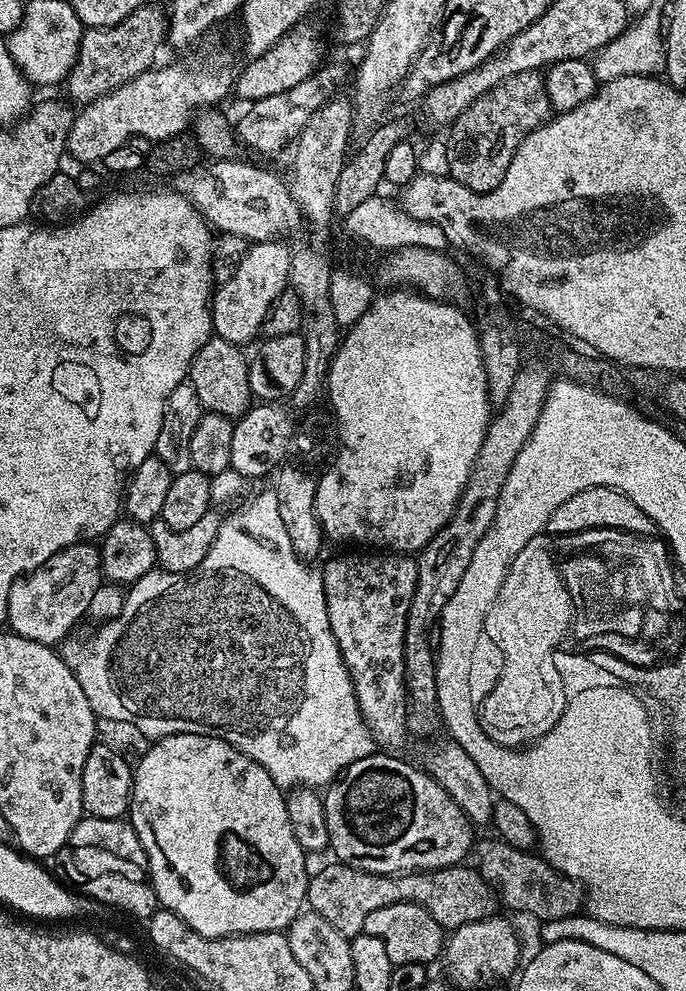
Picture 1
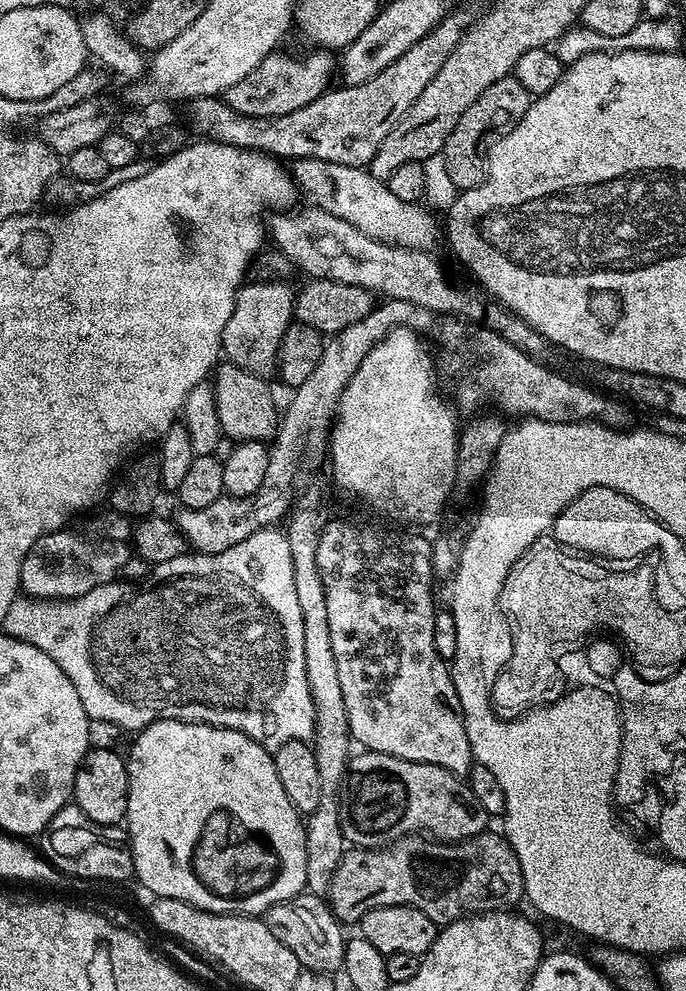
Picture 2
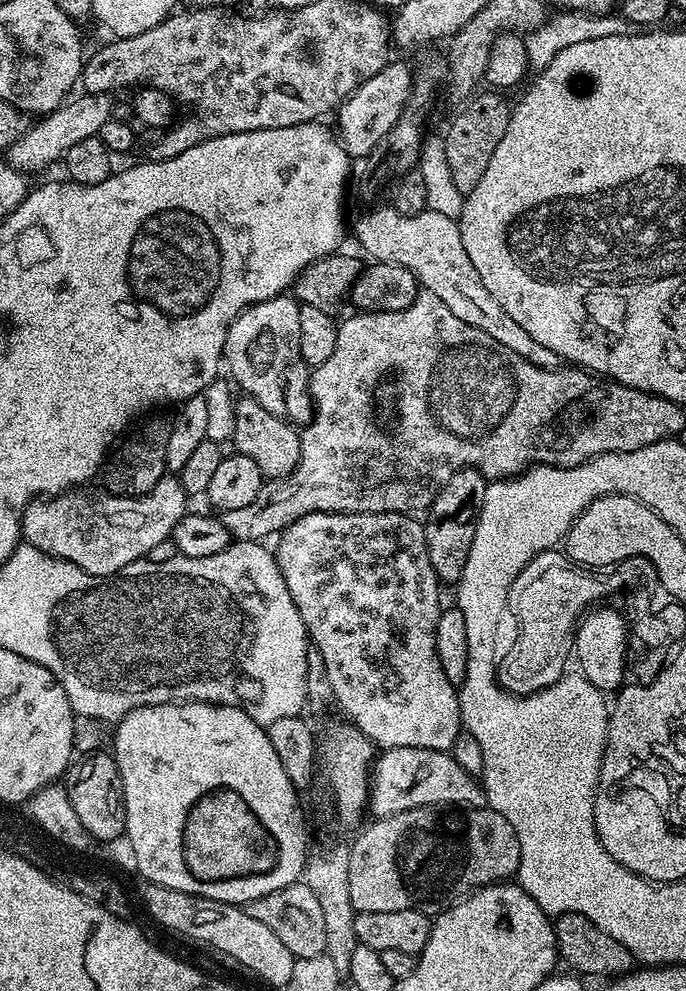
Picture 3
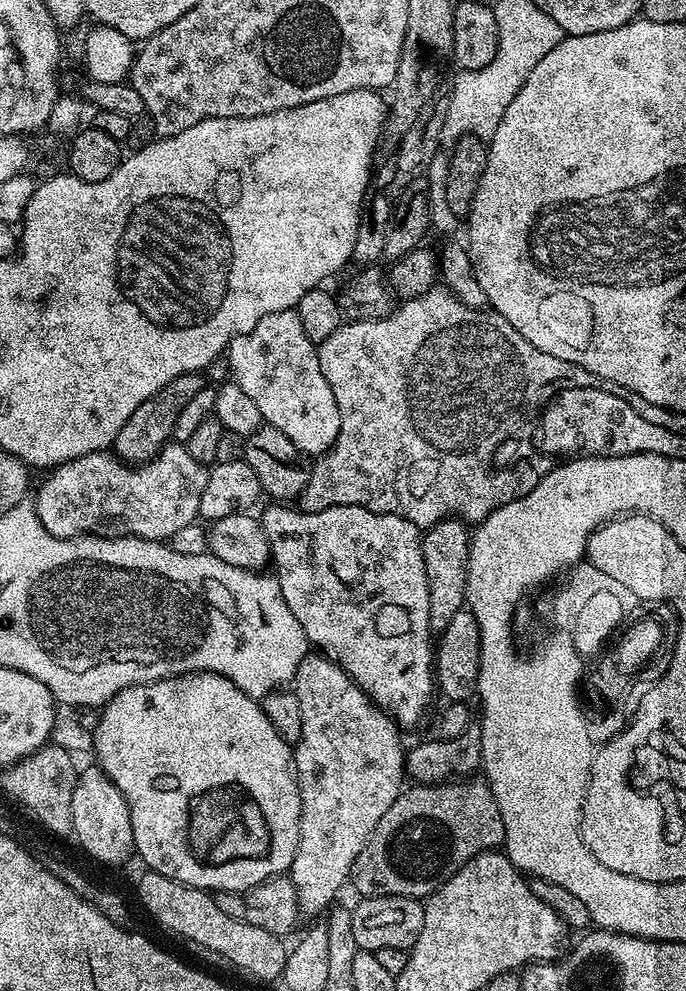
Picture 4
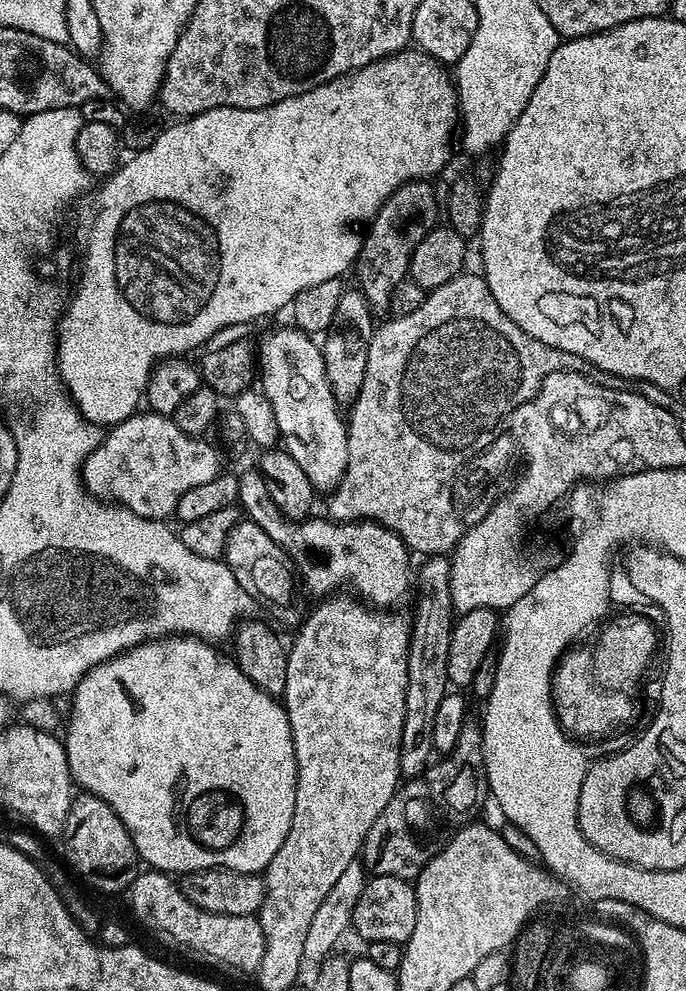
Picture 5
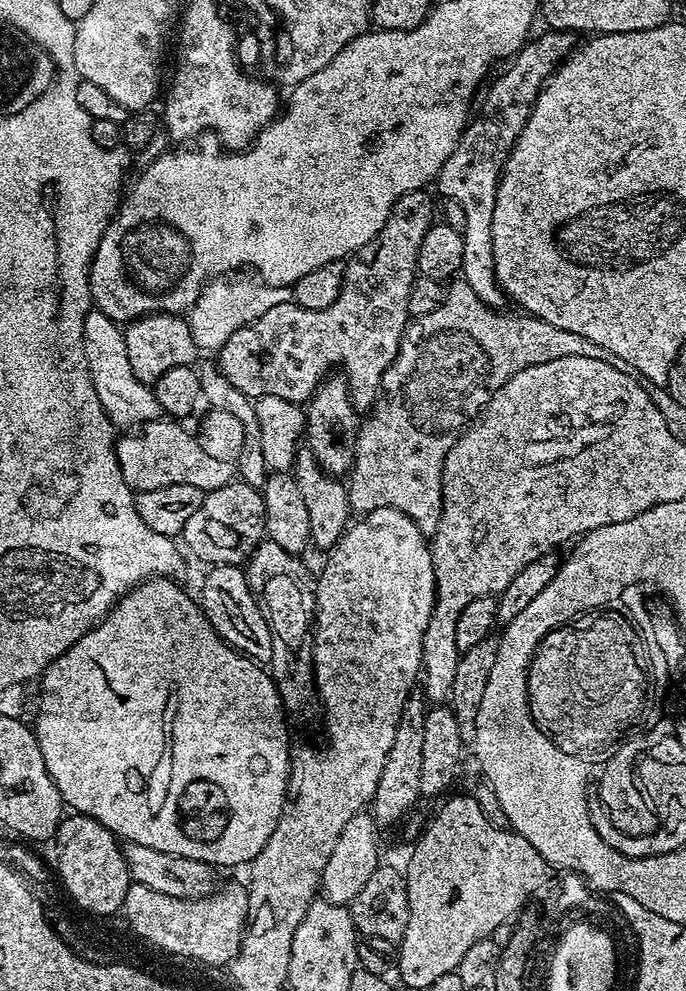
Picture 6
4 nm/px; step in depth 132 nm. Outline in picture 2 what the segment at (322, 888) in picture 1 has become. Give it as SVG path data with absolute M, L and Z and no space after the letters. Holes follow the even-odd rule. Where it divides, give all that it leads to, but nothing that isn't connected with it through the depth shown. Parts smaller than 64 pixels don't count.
M485 830L468 840L455 842L437 842L420 834L409 834L387 848L349 847L334 870L326 899L344 926L355 925L370 910L382 906L411 906L422 910L422 914L437 926L443 926L463 916L475 916L478 912L515 909L516 903L525 899L525 894L522 866L518 866L514 850L503 835L495 836L492 830Z

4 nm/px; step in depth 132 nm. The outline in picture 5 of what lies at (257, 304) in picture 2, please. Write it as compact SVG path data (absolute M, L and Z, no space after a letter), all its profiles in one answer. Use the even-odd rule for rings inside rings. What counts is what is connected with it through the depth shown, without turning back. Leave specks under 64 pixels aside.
M287 327L274 329L258 344L258 388L270 402L274 418L278 418L284 451L302 466L317 493L327 493L346 474L348 425L330 390L321 345L315 344L309 333Z

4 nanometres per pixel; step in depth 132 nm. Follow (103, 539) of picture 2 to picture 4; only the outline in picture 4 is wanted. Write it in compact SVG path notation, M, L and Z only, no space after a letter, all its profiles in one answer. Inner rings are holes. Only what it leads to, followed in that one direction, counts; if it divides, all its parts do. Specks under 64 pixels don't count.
M169 442L153 460L135 466L124 463L119 456L105 450L74 458L59 464L47 473L36 492L34 507L44 529L59 540L71 536L137 536L147 540L171 541L182 526L190 526L199 517L198 502L206 486L209 469L190 458L187 447L180 442Z

